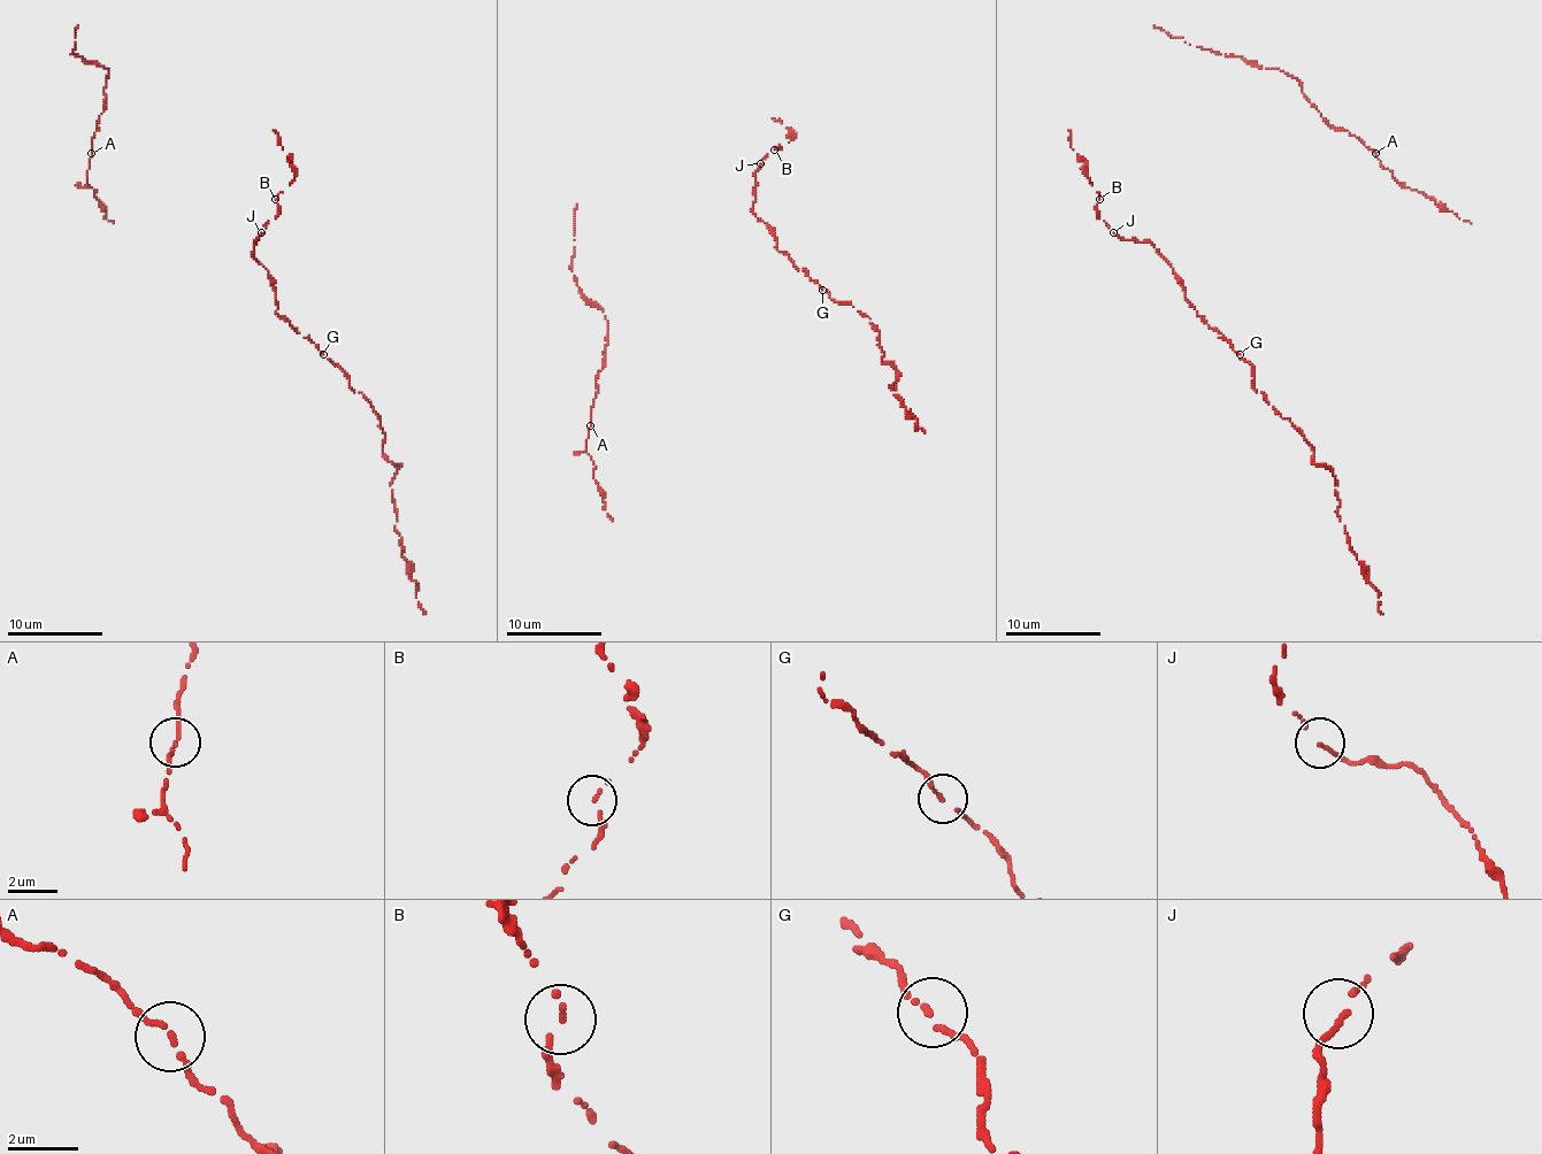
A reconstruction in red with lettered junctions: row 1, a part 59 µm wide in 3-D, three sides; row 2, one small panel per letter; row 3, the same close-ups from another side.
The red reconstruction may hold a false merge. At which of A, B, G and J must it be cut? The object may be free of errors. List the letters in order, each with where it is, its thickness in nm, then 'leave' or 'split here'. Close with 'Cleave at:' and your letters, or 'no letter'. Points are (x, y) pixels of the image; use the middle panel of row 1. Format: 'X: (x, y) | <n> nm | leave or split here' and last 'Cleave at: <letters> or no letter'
A: (590, 425) | 140 nm | leave
B: (774, 149) | 110 nm | leave
G: (822, 290) | 140 nm | leave
J: (760, 163) | 140 nm | leave
Cleave at: no letter

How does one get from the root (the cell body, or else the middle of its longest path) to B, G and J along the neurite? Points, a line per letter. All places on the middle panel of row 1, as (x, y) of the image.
B: (789, 130), (793, 137), (774, 149)
G: (789, 130), (793, 137), (767, 154), (756, 174), (753, 214), (774, 232), (774, 247), (803, 268), (822, 290)
J: (789, 130), (793, 137), (767, 154), (760, 163)

